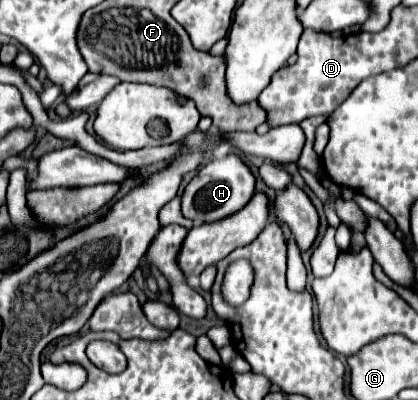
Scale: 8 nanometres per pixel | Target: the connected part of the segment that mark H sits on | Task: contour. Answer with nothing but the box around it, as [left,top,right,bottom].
[182,153,254,225]

